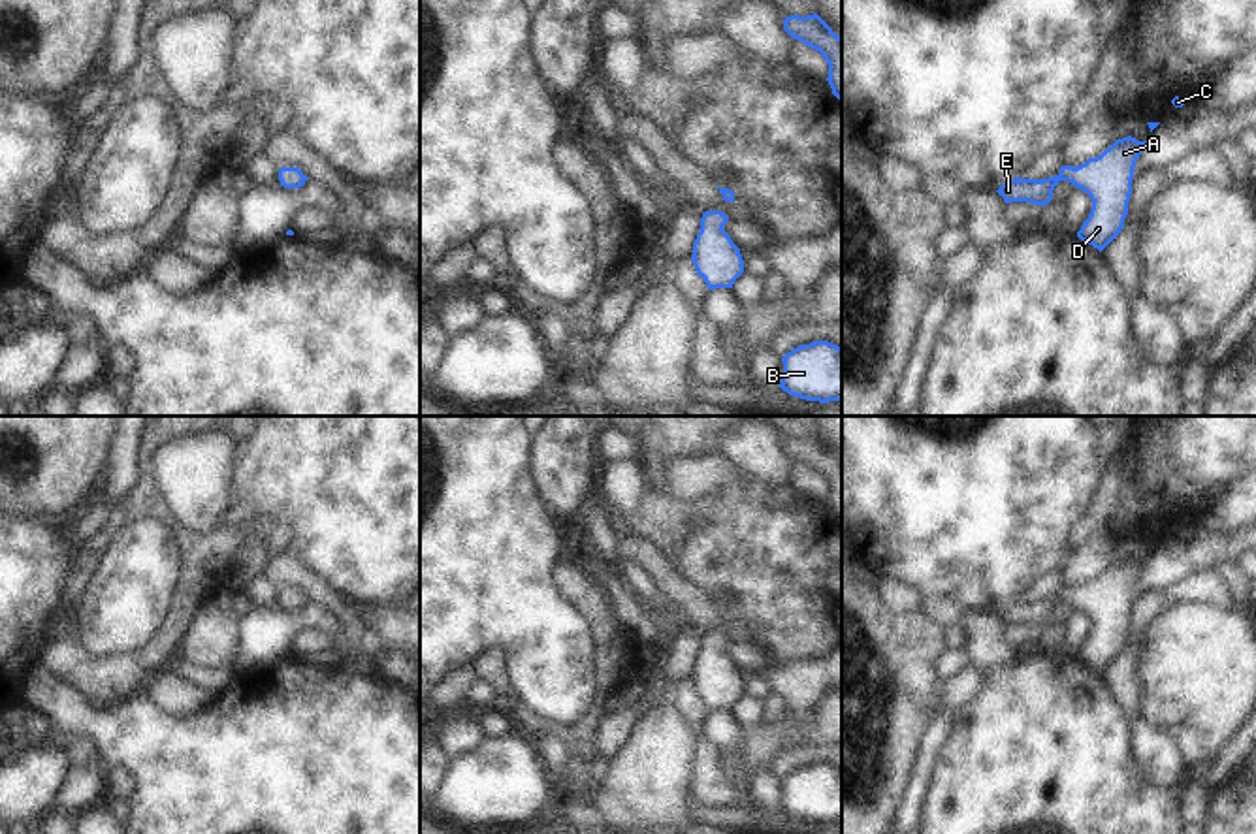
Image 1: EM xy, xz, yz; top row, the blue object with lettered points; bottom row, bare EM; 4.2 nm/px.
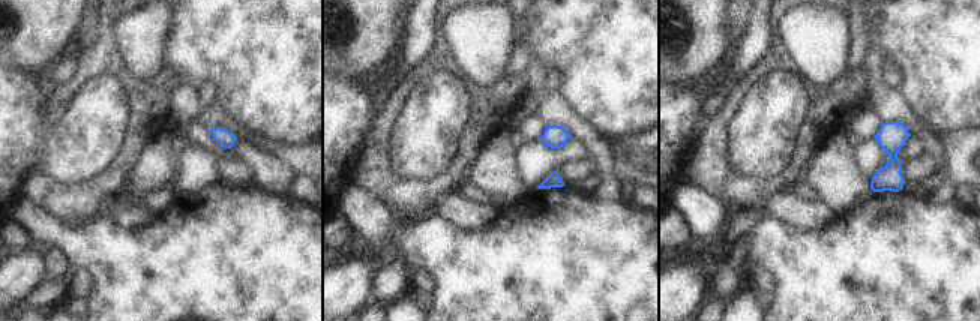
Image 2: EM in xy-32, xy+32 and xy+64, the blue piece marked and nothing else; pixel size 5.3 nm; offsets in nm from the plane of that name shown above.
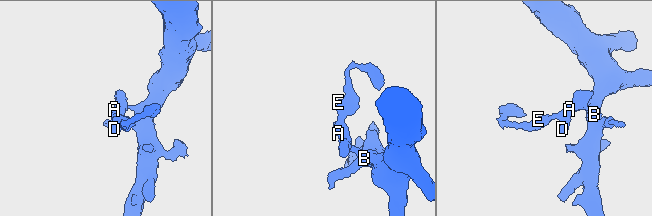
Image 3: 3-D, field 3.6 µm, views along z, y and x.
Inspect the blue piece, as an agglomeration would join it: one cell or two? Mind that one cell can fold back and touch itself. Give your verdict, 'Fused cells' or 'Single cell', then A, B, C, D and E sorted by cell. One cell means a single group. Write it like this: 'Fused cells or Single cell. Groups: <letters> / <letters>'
Single cell. Groups: A B C D E.

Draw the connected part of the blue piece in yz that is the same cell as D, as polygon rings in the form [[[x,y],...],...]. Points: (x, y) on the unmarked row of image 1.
[[[1128,557],[1077,589],[1062,587],[1055,599],[1041,602],[1017,599],[1006,602],[996,614],[1006,625],[1028,623],[1043,629],[1053,621],[1060,602],[1071,604],[1092,621],[1090,636],[1077,659],[1102,674],[1124,650],[1134,589],[1145,567],[1147,563]]]

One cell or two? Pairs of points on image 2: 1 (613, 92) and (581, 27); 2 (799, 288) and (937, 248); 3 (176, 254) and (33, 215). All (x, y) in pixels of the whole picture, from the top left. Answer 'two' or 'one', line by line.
1: one
2: one
3: one

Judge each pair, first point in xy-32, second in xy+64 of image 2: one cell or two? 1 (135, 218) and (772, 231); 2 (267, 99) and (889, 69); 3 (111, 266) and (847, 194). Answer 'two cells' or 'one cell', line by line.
1: two cells
2: two cells
3: two cells

